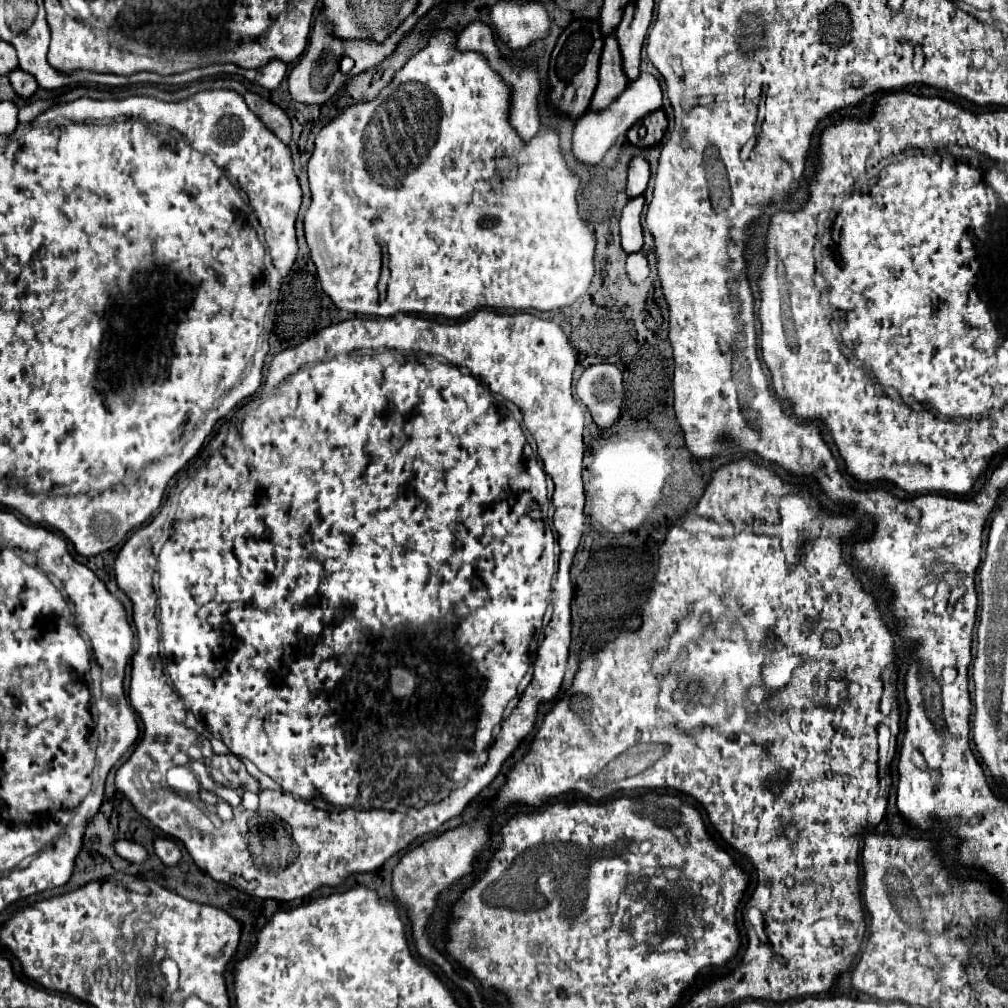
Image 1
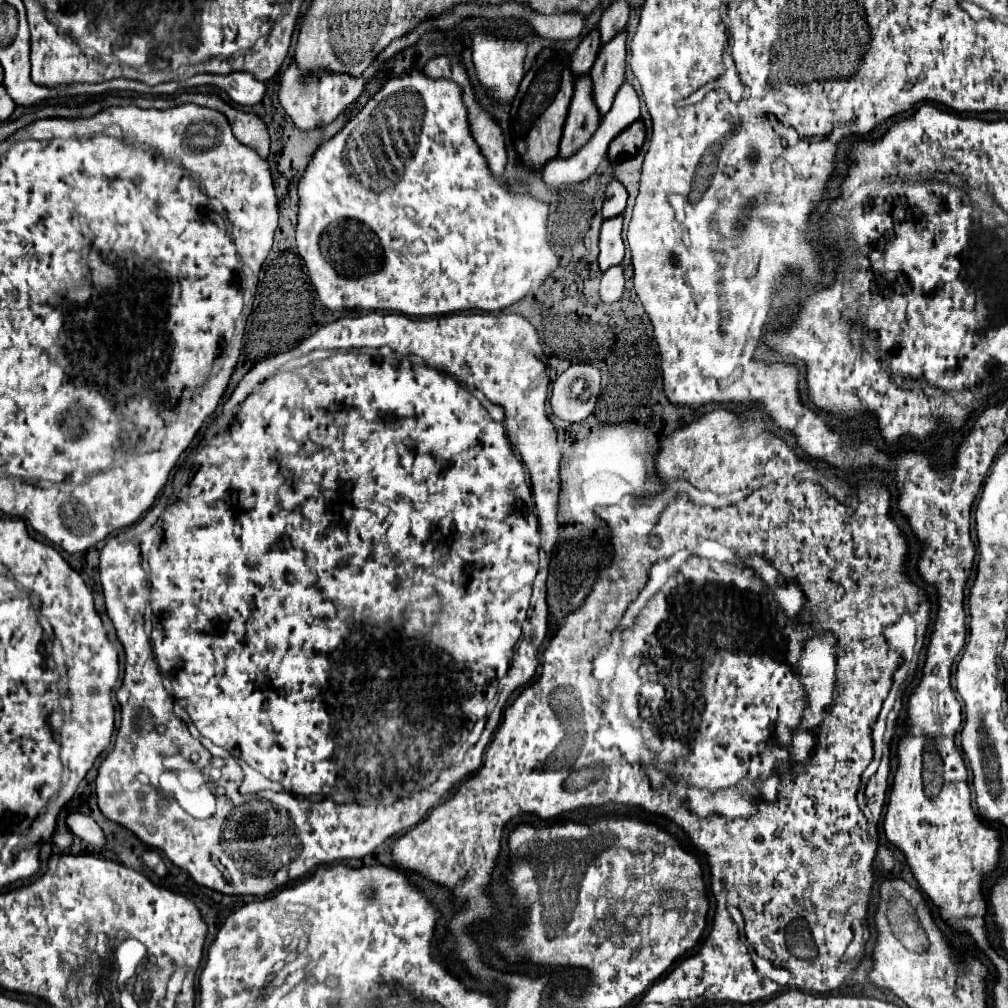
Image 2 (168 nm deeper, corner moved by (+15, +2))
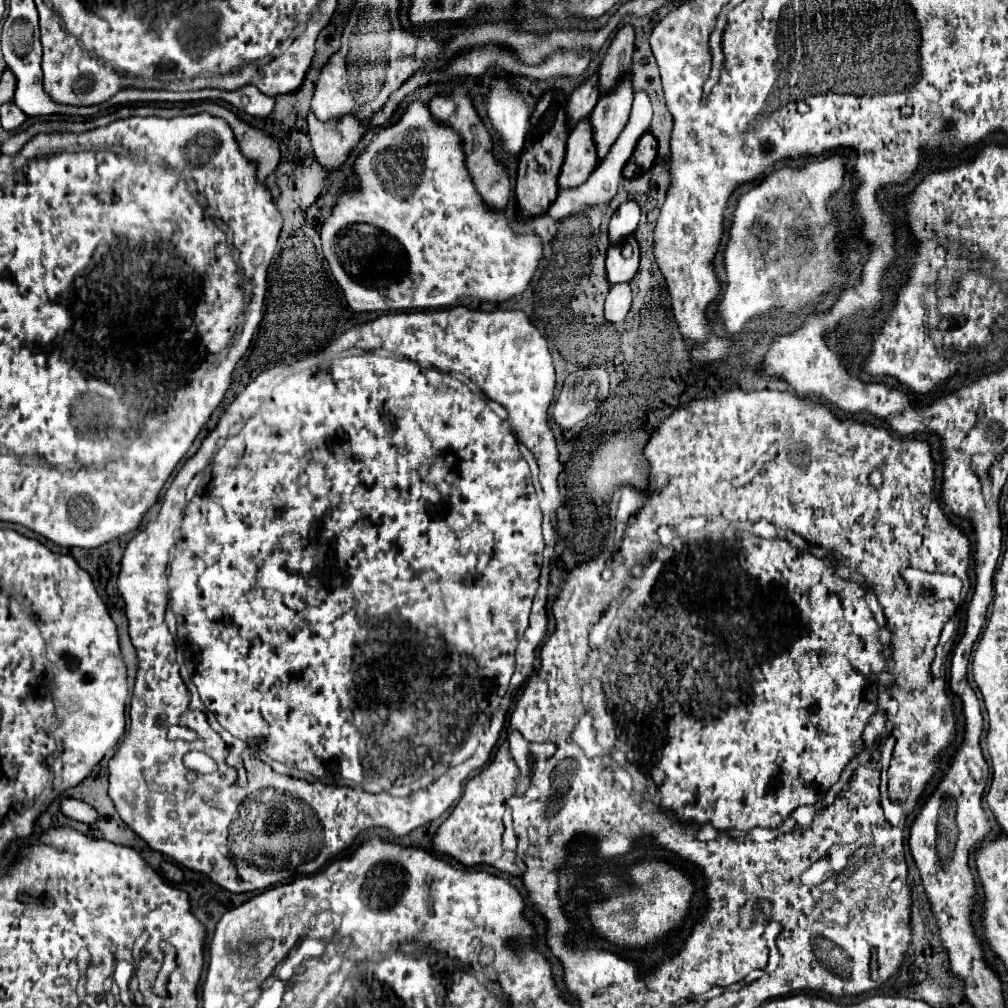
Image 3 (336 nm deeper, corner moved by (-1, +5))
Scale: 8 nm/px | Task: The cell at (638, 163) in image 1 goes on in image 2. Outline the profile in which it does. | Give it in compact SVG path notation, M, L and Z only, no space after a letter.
M612 179L608 189L606 189L606 201L604 201L604 207L602 207L604 219L620 215L626 207L626 199L628 199L626 187L618 179Z

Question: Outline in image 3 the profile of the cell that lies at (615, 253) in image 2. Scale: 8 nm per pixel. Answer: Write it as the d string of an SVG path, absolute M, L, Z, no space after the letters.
M628 238L628 244L632 246L632 256L624 258L620 252L620 246L610 246L608 256L606 256L606 278L610 286L620 284L620 282L630 282L638 270L640 254L638 254L638 244L634 238Z

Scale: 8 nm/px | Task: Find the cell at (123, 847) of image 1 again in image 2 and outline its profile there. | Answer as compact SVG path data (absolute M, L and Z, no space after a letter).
M72 813L72 815L68 815L66 823L72 829L72 833L76 833L80 839L92 843L94 847L104 847L106 845L106 835L96 825L96 821L92 821L90 817L86 817L82 813Z

